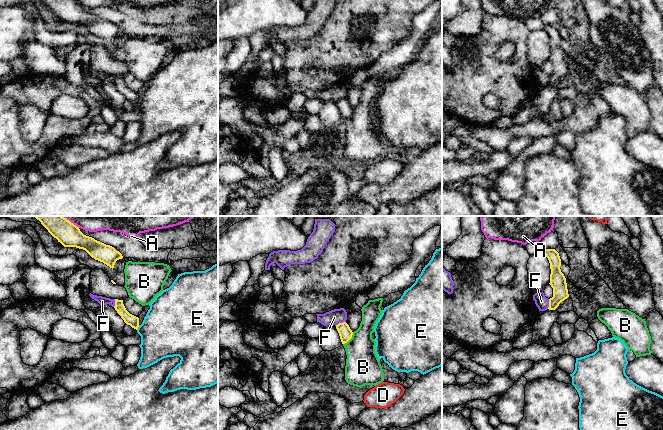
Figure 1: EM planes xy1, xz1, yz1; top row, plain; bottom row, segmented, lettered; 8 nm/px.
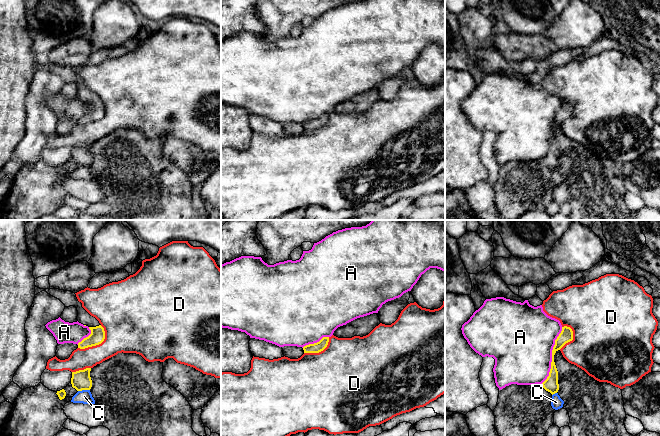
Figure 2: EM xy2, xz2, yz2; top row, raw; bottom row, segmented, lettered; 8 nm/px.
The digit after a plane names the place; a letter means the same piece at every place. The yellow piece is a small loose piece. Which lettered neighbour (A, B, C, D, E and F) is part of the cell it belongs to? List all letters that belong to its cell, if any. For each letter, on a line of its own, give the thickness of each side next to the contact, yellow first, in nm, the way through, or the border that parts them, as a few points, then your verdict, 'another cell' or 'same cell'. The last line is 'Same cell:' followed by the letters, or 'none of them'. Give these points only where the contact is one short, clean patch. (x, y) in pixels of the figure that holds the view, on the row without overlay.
A: 120 nm thick on the yellow side, 480 nm on the other; another cell
B: 110 nm thick on the yellow side, 280 nm on the other; border along xz1 (353, 108), (352, 112), (343, 120); another cell
C: 160 nm thick on the yellow side, 110 nm on the other; another cell
D: 120 nm thick on the yellow side, 320 nm on the other; another cell
E: 90 nm thick on the yellow side, 440 nm on the other; border along xy1 (139, 101), (136, 105); another cell
F: 110 nm thick on the yellow side, 120 nm on the other; border along xz1 (345, 97), (335, 101); another cell
Same cell: none of them

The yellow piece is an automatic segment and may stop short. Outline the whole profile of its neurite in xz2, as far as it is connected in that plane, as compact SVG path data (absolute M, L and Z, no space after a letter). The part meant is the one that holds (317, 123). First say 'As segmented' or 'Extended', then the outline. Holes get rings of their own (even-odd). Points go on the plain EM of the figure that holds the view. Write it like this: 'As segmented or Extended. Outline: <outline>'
As segmented. Outline: M323 113L319 118L303 123L304 129L319 129L323 127L329 118L329 113Z

